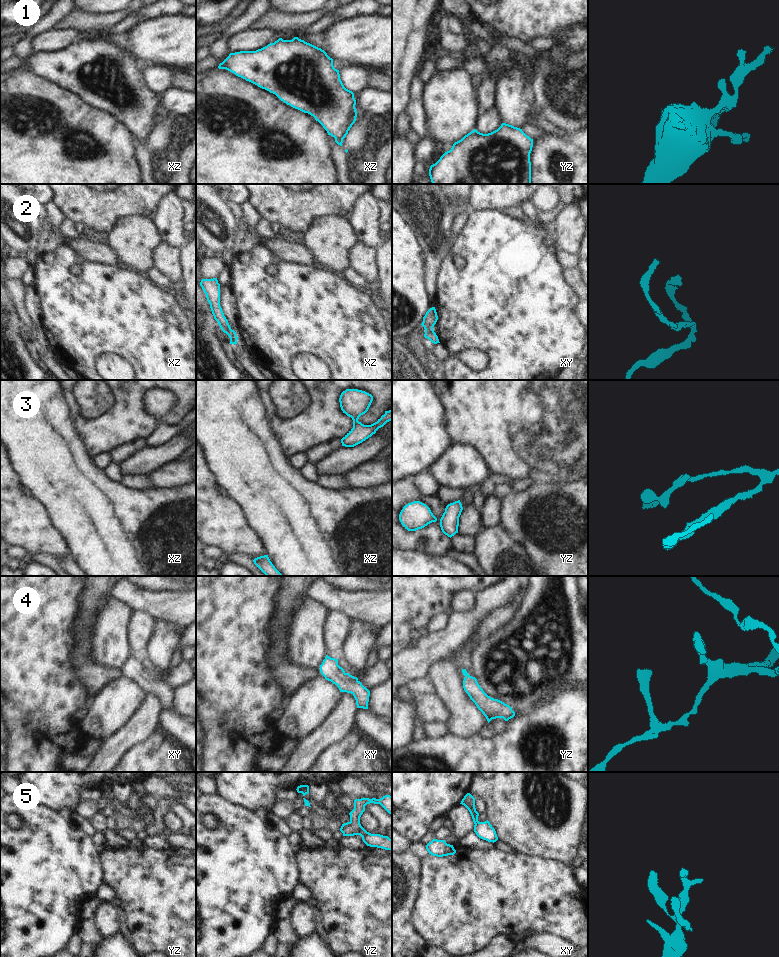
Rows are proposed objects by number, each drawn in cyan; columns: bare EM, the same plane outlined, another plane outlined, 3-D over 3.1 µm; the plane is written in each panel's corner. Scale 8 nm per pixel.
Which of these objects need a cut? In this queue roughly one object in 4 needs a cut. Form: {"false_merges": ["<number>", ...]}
{"false_merges": ["2"]}

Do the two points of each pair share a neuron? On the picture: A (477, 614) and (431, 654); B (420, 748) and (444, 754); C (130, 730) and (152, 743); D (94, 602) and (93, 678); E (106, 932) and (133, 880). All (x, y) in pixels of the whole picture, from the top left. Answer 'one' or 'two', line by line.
A: one
B: one
C: two
D: one
E: two

